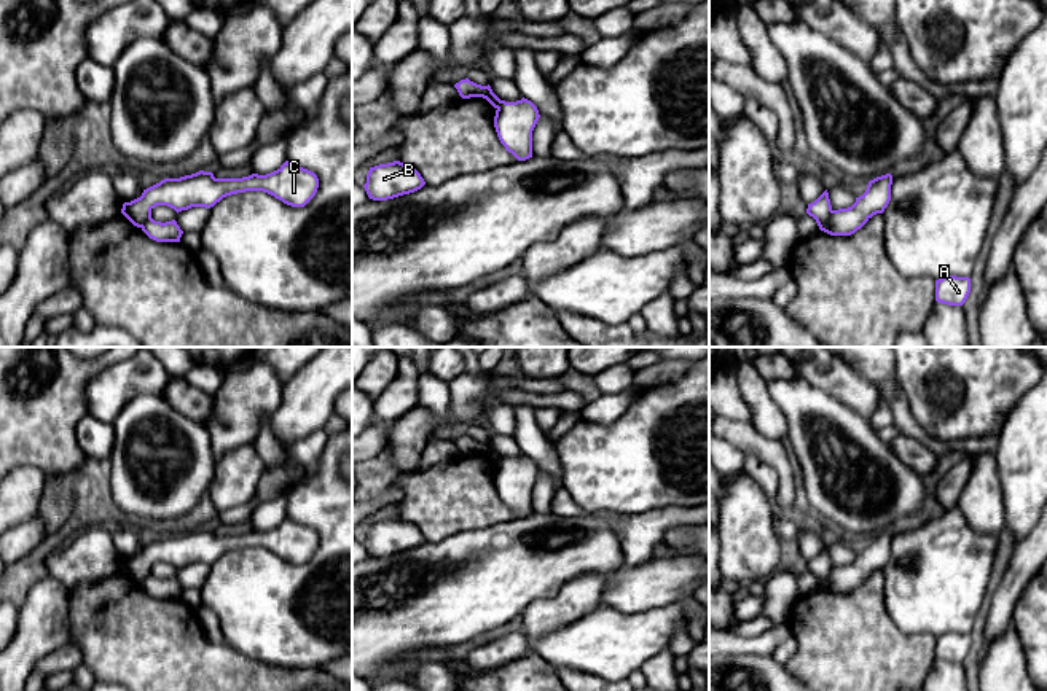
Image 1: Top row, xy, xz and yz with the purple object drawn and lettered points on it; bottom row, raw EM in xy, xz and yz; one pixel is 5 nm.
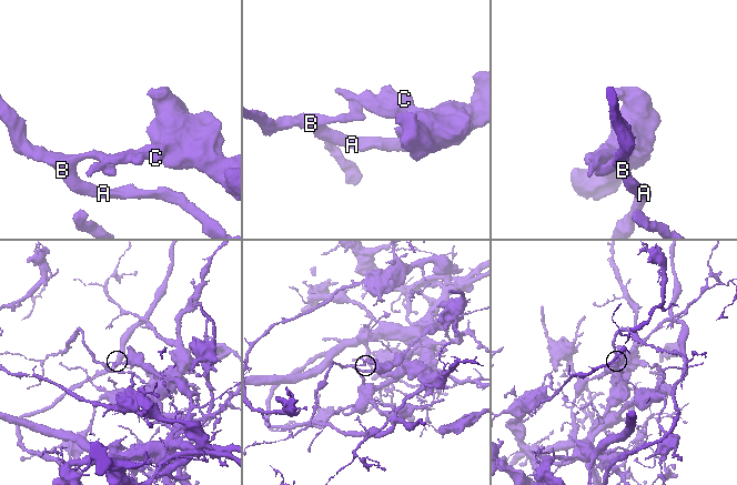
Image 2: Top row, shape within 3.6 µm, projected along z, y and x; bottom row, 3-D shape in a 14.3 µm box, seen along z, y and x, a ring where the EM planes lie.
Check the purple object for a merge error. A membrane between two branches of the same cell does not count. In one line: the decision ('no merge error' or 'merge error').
merge error

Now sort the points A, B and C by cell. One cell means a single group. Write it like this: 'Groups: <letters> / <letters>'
Groups: A B / C

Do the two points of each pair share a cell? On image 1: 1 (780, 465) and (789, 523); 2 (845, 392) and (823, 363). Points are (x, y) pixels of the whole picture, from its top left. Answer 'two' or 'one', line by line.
1: two
2: one

